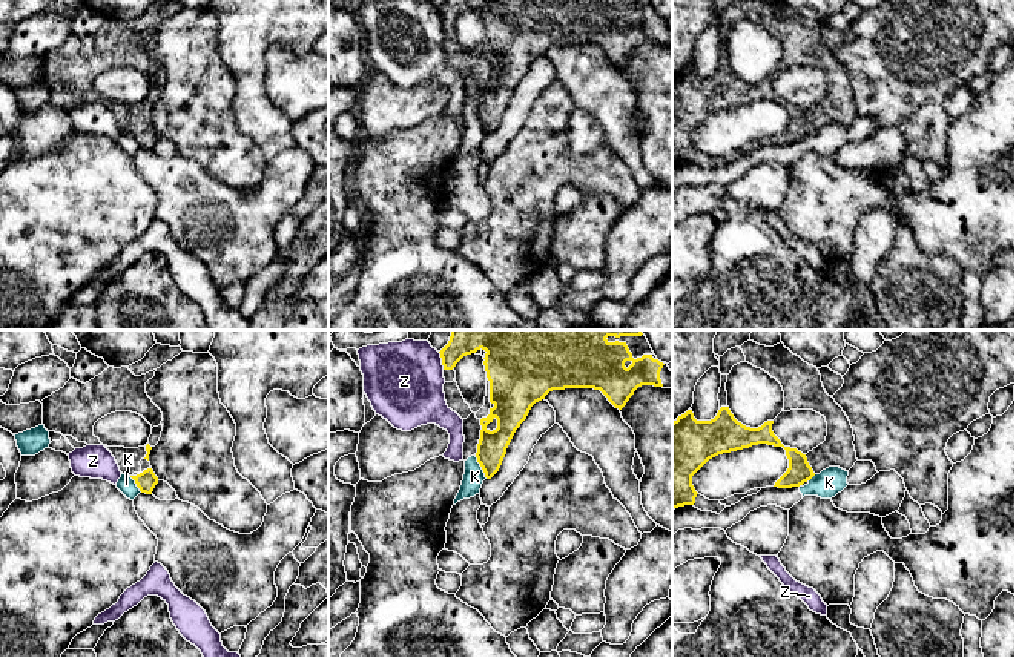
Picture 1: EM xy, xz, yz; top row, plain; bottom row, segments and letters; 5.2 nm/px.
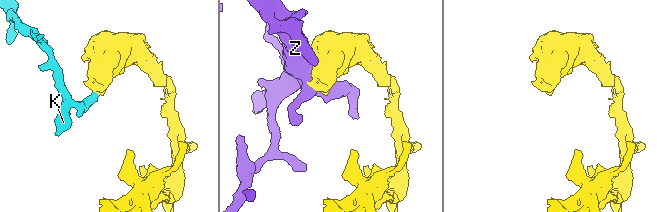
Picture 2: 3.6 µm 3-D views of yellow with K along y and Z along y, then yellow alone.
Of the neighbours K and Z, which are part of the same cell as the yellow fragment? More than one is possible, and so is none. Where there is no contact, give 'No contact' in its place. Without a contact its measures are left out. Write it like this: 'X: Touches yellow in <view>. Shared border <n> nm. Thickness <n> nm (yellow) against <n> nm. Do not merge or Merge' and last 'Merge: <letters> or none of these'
K: Touches yellow in xz. Shared border 140 nm. Thickness 160 nm (yellow) against 110 nm. Do not merge
Z: Touches yellow in xz. Shared border 100 nm. Thickness 110 nm (yellow) against 400 nm. Do not merge
Merge: none of these

